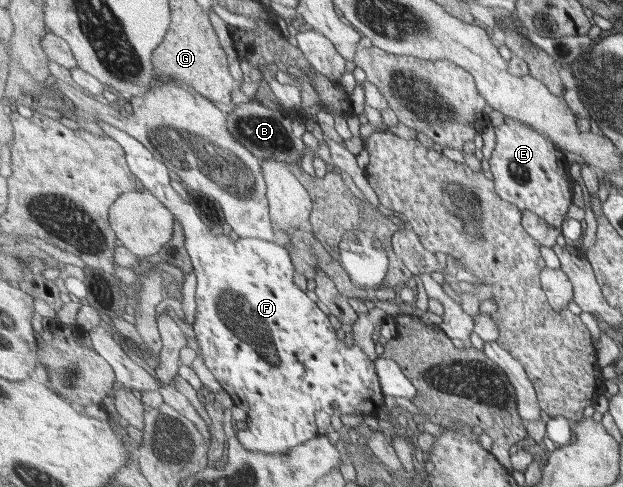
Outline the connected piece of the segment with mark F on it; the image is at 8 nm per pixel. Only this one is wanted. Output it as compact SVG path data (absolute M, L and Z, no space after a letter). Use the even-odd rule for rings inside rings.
M98 118L95 121L105 130L108 138L121 144L140 185L150 190L169 209L175 220L183 225L185 249L192 258L194 273L198 278L196 301L199 314L195 332L203 360L233 402L248 412L248 428L238 431L240 443L248 451L284 455L319 435L315 422L317 410L338 416L357 414L370 417L380 413L387 404L375 362L358 344L349 345L347 339L339 340L337 329L333 328L329 316L295 284L295 266L287 248L273 240L239 237L233 241L229 235L216 234L211 224L207 224L207 216L197 212L195 206L187 204L183 196L177 194L177 190L171 186L169 168L155 160L149 148L127 132Z

